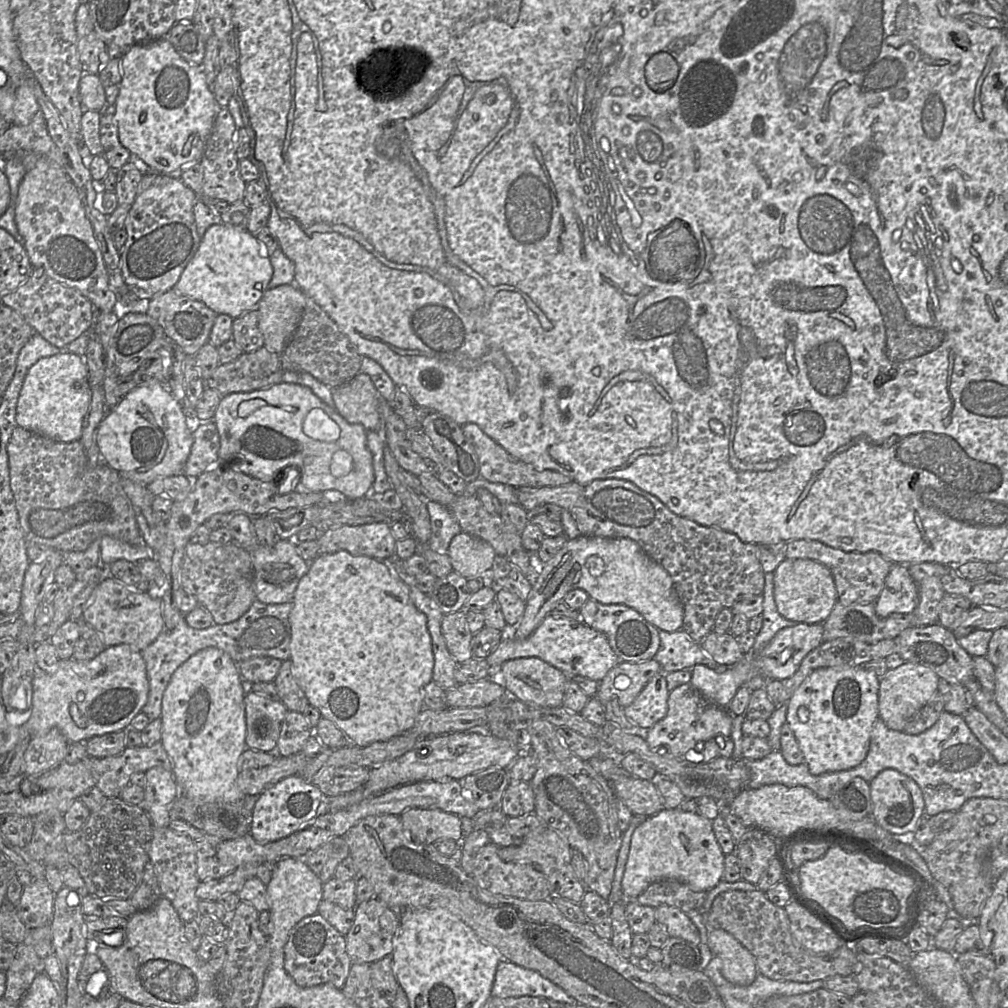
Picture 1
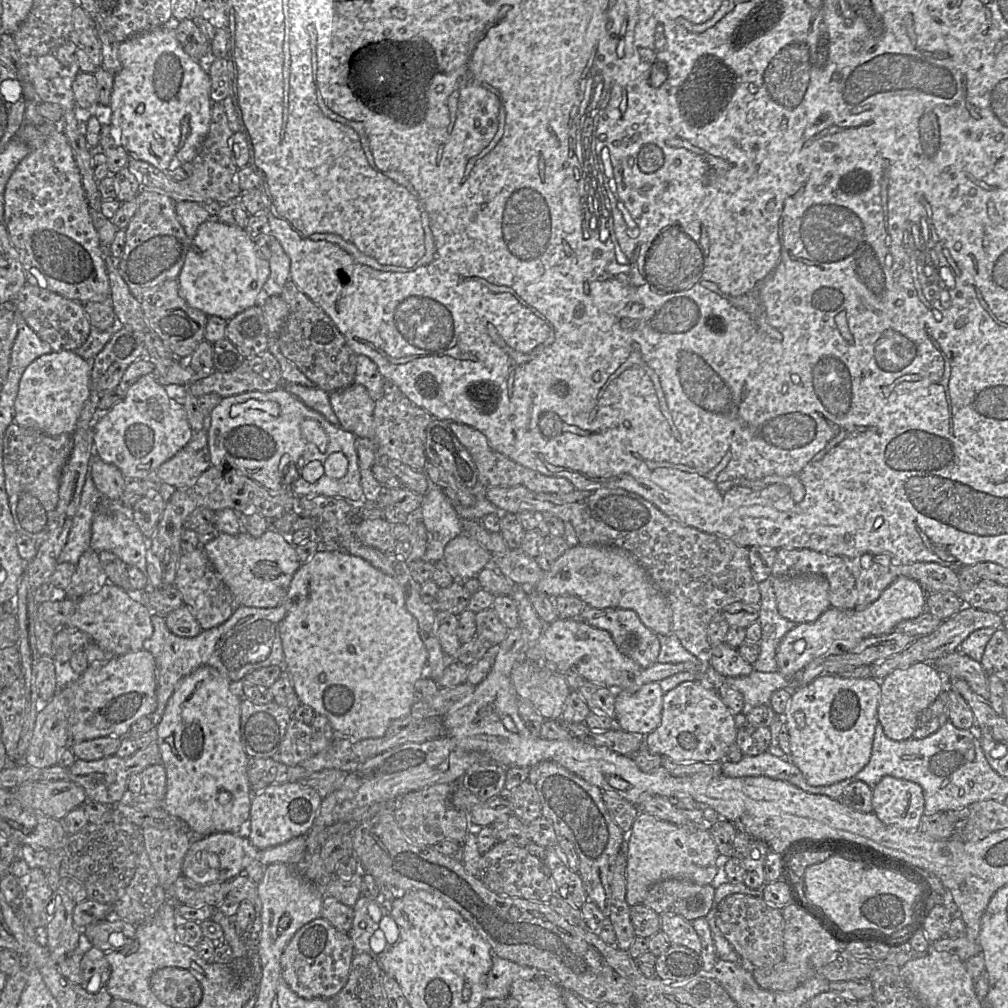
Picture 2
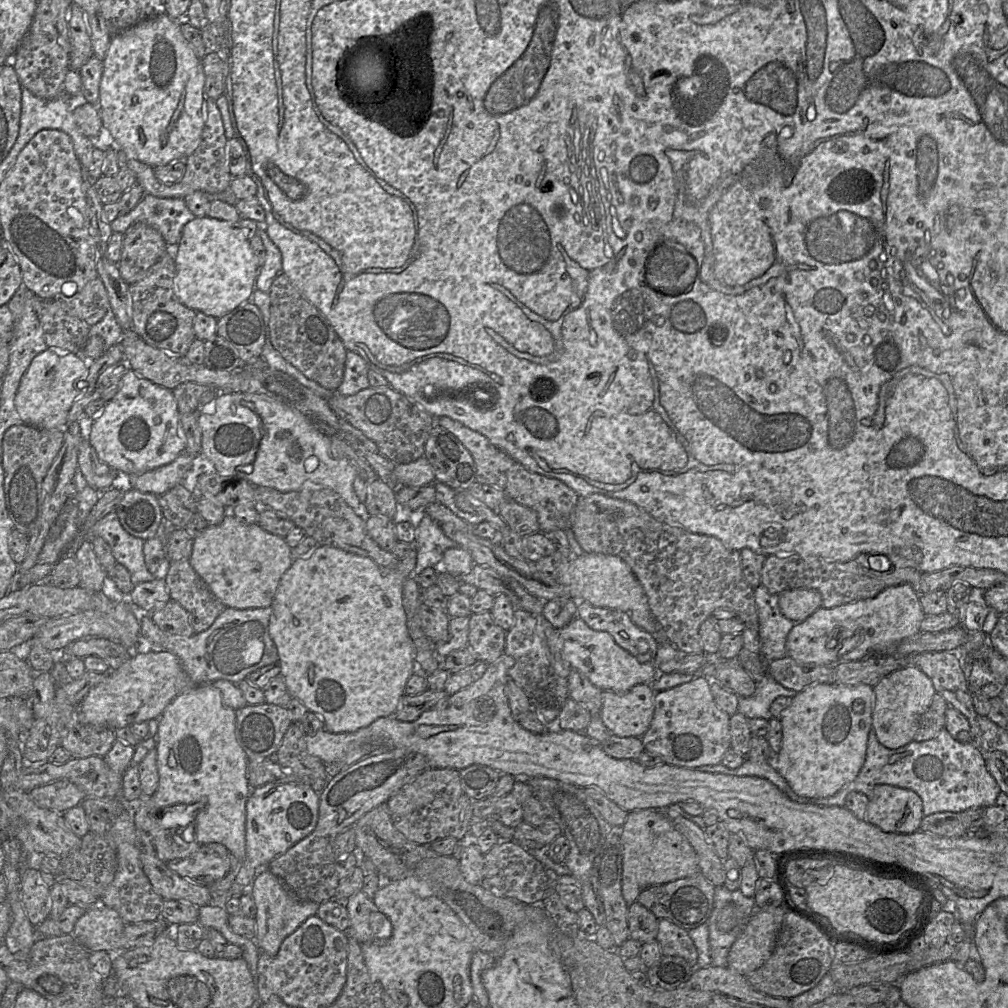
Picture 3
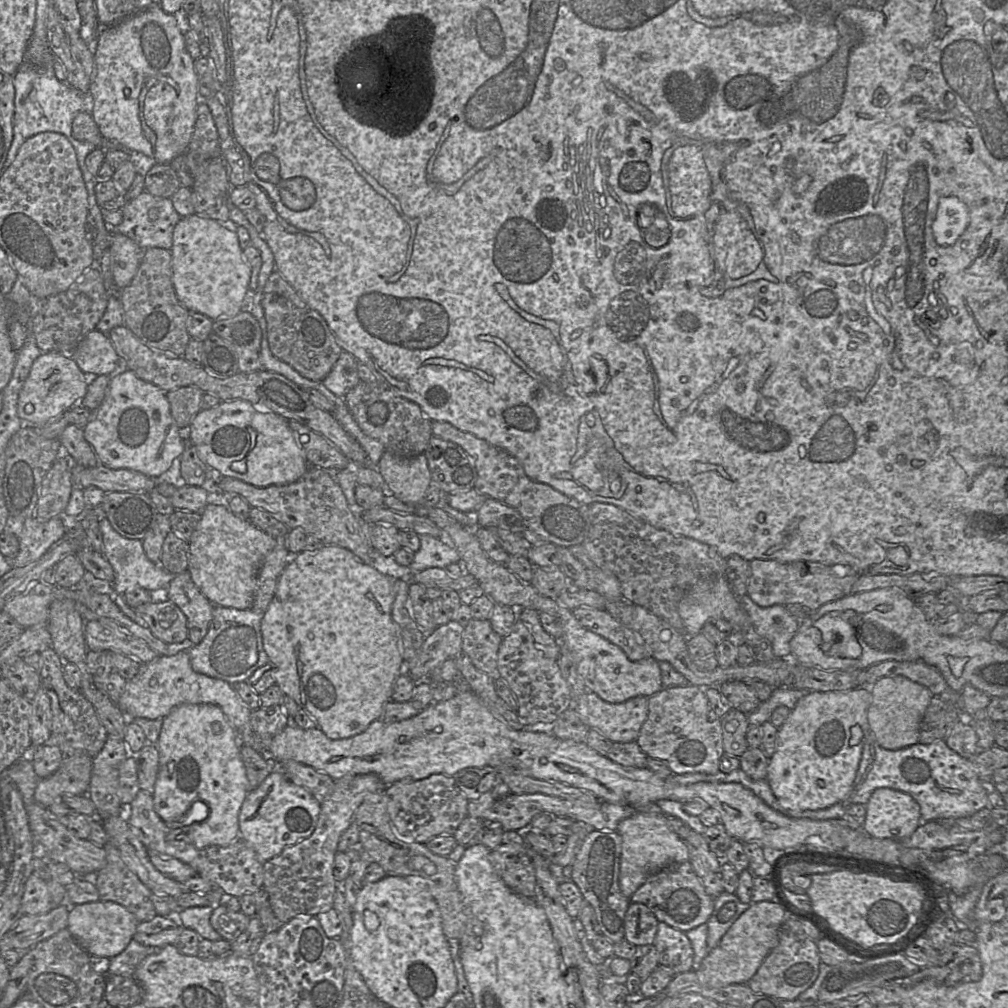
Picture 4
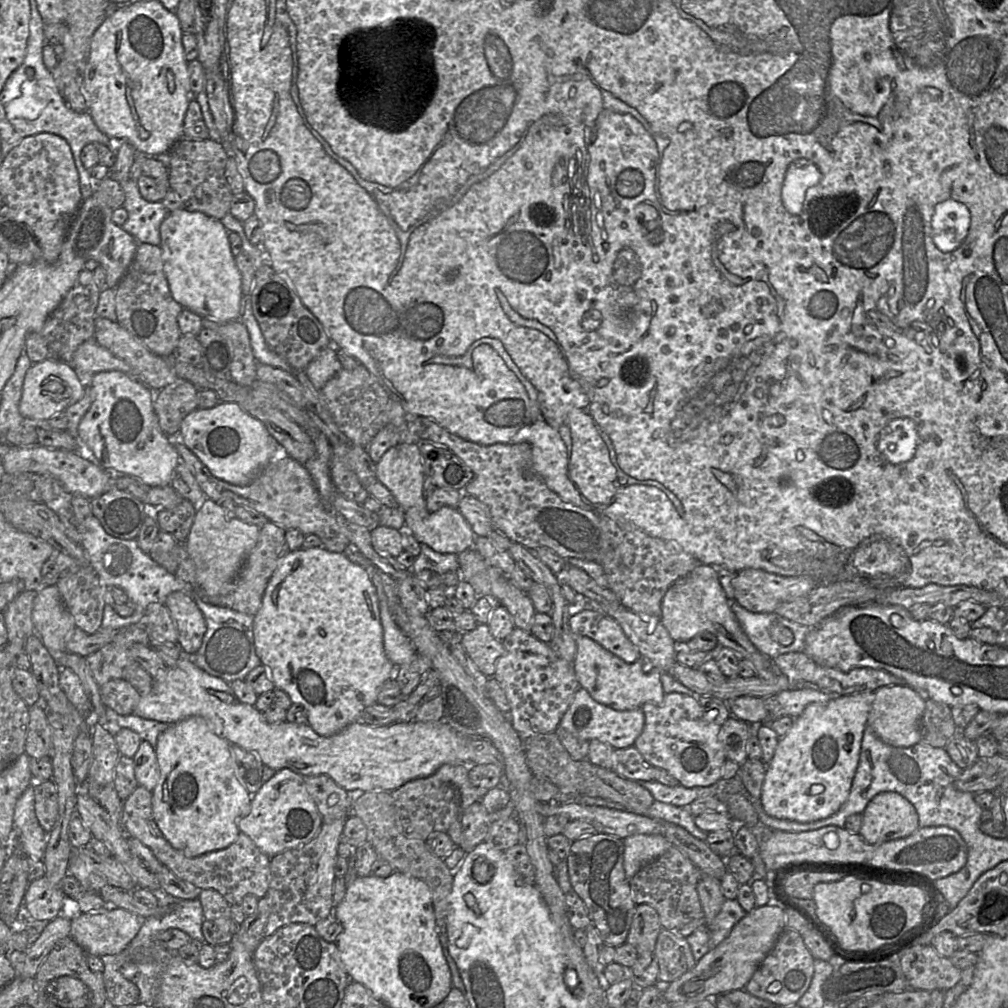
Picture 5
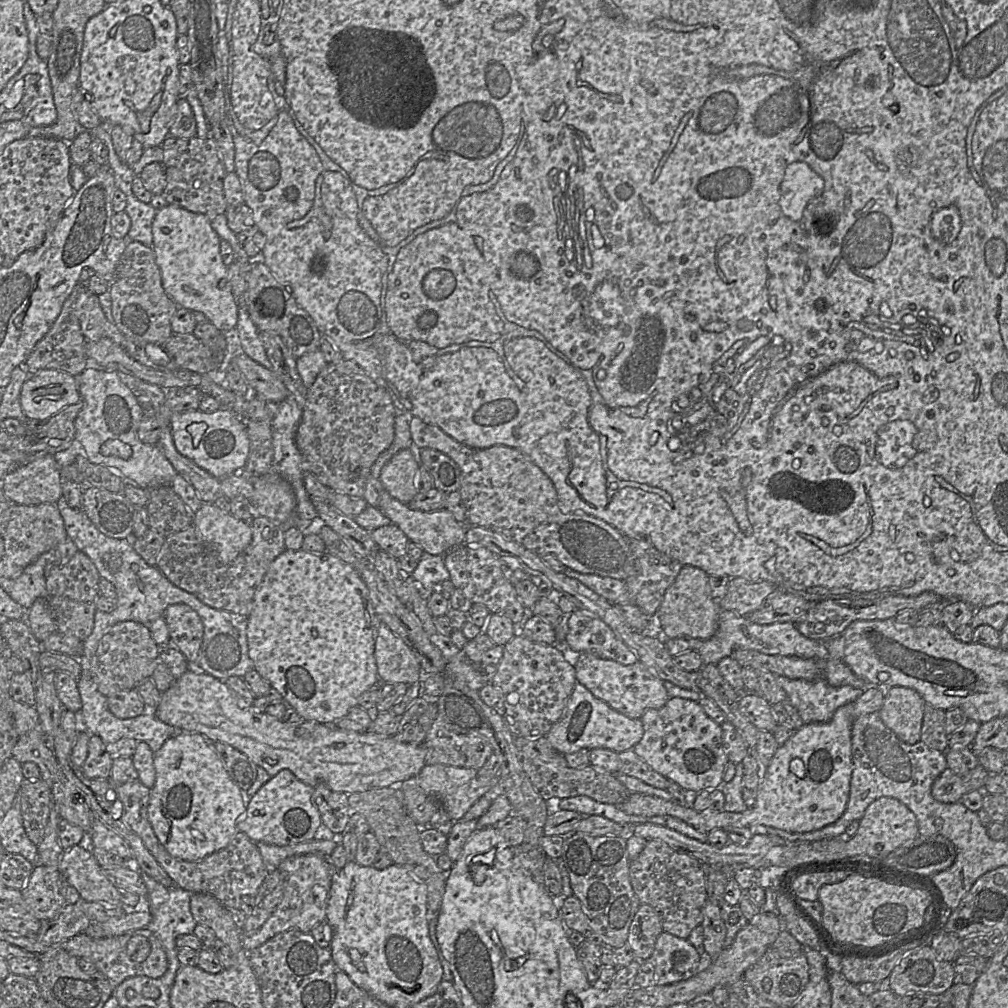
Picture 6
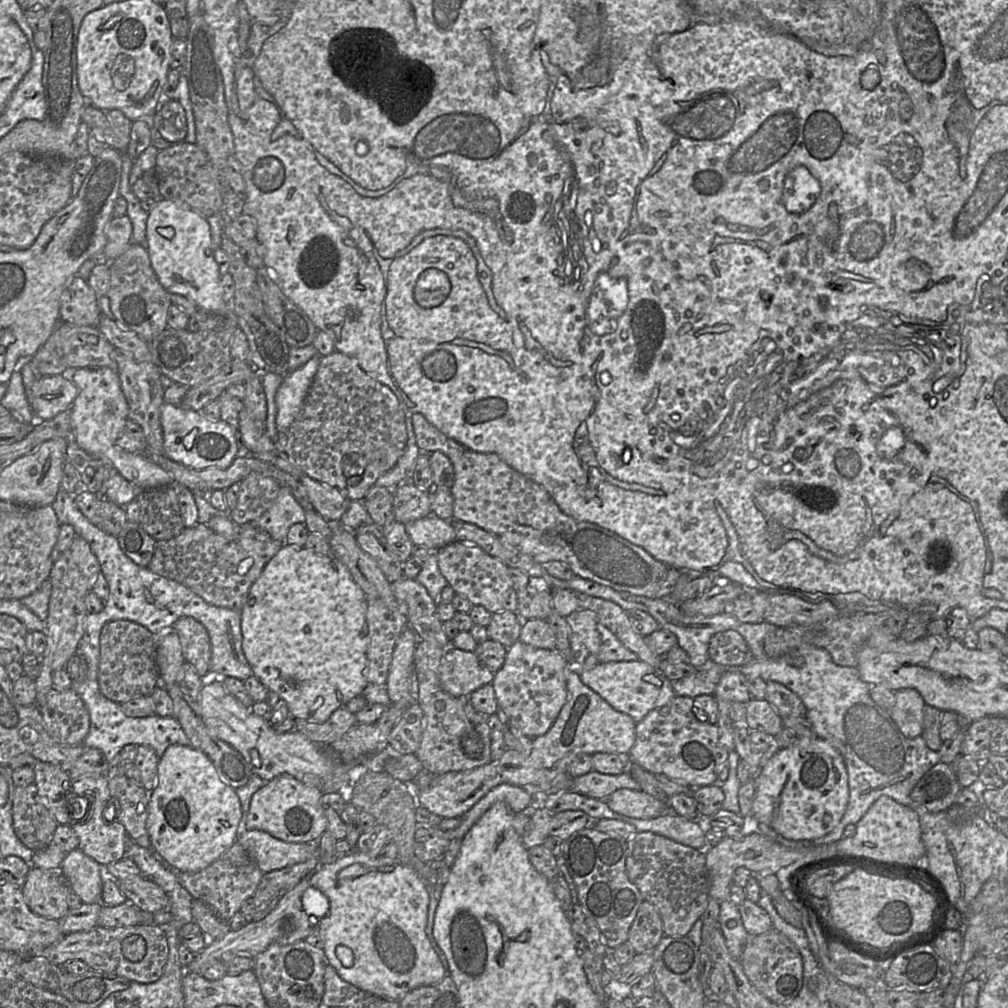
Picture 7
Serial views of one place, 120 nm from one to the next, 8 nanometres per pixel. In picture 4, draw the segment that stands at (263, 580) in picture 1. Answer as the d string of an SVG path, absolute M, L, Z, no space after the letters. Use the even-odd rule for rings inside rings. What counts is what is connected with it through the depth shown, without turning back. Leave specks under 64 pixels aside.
M211 502L202 510L199 524L190 538L187 570L195 585L213 605L249 610L253 606L259 570L275 545L276 538L250 521L239 518L224 505Z

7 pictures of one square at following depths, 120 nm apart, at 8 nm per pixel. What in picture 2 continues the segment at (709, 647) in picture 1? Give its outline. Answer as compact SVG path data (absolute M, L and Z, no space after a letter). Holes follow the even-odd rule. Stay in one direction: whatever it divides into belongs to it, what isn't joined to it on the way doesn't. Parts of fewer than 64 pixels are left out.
M726 642L712 646L711 666L725 677L747 676L753 671L753 666L739 654L738 649Z

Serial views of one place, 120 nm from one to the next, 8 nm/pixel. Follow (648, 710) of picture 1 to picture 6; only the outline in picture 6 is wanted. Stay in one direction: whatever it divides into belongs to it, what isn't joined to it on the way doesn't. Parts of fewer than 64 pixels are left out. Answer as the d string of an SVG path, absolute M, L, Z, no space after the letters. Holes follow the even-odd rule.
M576 682L560 719L546 734L547 740L559 753L566 755L580 749L605 748L621 753L634 748L643 736L641 719L630 719L596 698L585 686Z

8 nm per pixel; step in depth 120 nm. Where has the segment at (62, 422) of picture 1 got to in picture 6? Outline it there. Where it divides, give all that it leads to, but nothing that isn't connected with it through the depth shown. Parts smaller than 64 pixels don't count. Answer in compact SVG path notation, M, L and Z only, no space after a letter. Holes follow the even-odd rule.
M41 369L29 375L20 392L20 404L28 420L46 421L64 407L80 400L75 377L56 369Z

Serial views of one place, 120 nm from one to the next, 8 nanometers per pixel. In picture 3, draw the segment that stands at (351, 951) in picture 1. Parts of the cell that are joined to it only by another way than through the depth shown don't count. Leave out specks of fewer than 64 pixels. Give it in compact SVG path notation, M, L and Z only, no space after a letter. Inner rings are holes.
M359 891L348 898L345 905L350 917L350 928L346 933L352 934L361 943L374 943L378 940L374 938L370 926L371 912L378 911L373 899Z

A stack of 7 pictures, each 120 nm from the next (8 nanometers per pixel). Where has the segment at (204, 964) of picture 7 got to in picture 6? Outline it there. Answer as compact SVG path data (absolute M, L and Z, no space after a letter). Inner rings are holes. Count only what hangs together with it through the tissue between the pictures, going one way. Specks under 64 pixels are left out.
M315 854L291 856L277 868L284 879L284 894L269 919L253 934L242 933L242 944L247 952L258 948L269 939L288 930L299 930L304 933L319 923L326 922L326 908L331 886L328 859Z

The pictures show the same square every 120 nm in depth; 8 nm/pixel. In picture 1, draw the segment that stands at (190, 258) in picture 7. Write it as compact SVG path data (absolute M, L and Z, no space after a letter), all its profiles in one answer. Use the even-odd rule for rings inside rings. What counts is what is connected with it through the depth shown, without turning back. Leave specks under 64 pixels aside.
M223 223L214 224L201 237L196 253L171 290L178 295L187 296L204 303L216 314L226 314L235 319L252 309L256 309L268 289L272 273L269 256L264 253L263 246L255 235L245 230L236 230Z

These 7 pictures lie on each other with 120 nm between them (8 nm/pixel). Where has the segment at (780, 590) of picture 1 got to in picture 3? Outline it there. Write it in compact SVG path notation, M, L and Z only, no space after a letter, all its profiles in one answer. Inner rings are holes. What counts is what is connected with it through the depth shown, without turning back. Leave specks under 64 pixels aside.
M788 589L778 594L779 607L789 620L800 623L822 605L819 591L814 589Z

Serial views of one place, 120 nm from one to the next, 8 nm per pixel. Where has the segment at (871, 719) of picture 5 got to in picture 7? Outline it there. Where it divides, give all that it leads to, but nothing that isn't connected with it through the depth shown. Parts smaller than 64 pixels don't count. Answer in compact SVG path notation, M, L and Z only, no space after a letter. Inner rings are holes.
M906 688L895 692L895 703L889 713L906 738L921 736L925 704L922 696L915 689Z

